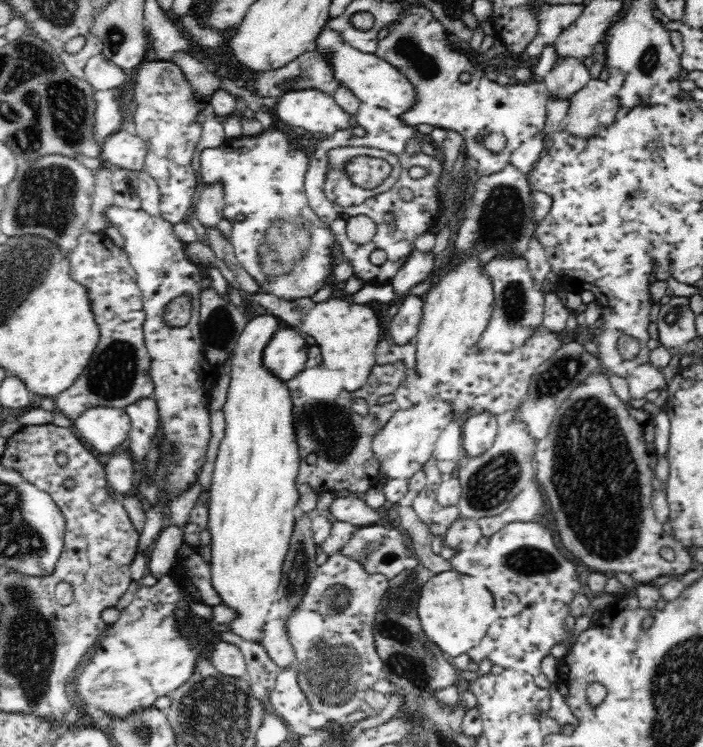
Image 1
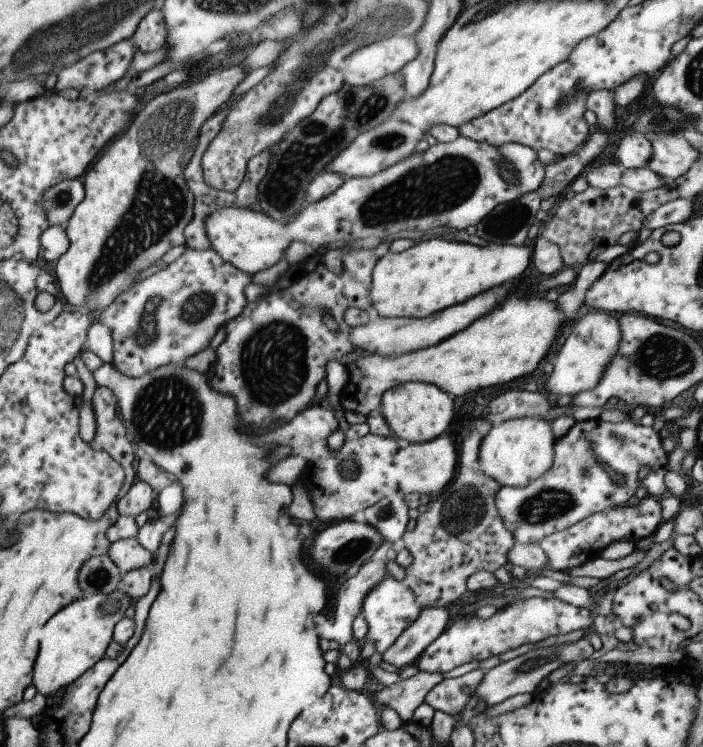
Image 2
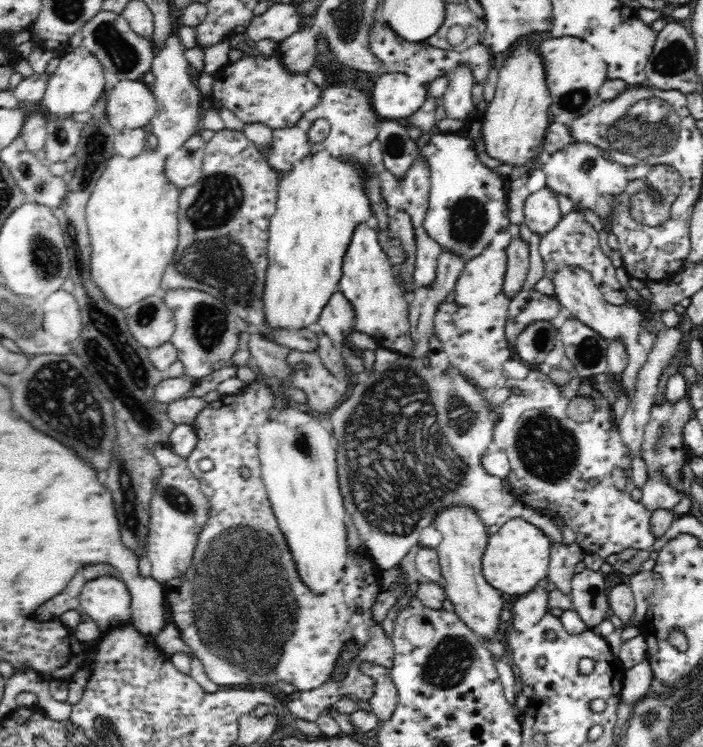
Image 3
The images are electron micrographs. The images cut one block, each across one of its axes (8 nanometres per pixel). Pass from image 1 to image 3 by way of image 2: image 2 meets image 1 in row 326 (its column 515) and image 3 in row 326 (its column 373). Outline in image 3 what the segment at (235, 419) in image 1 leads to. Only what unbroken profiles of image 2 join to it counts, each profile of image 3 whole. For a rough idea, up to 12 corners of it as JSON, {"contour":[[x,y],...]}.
{"contour":[[310,151],[280,175],[262,302],[314,328],[355,226],[359,161]]}

